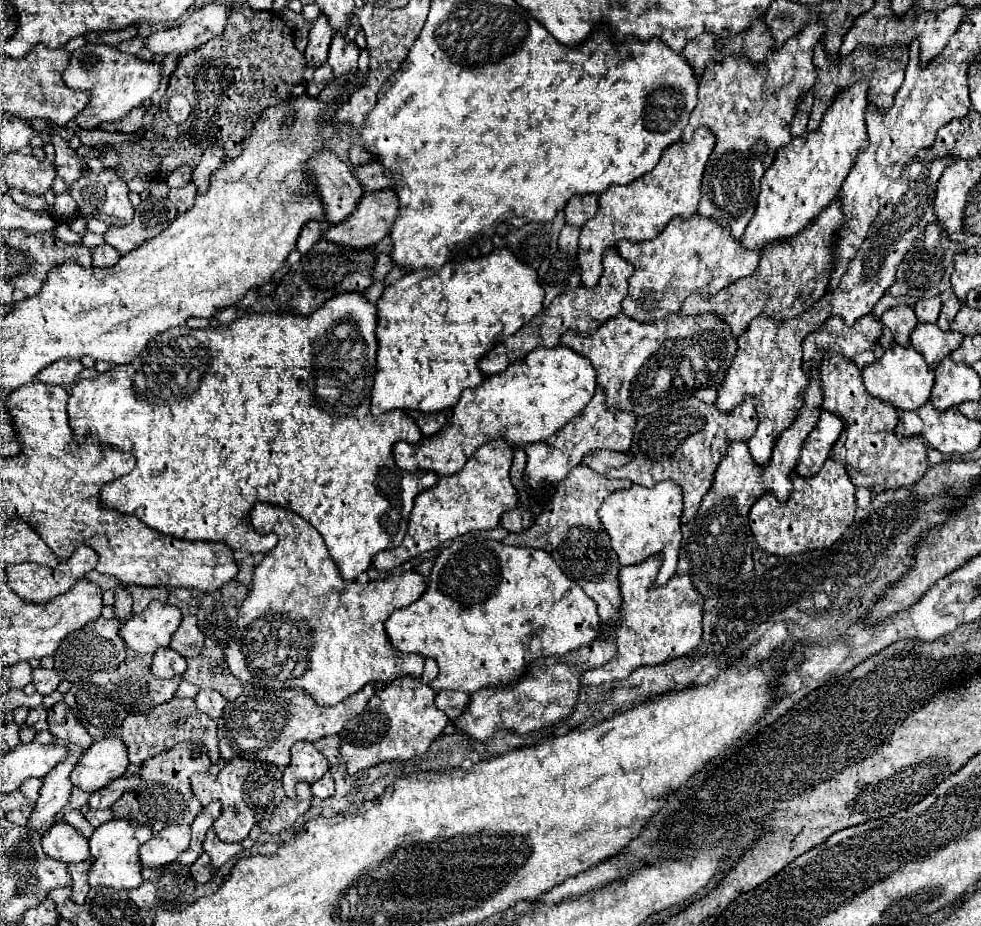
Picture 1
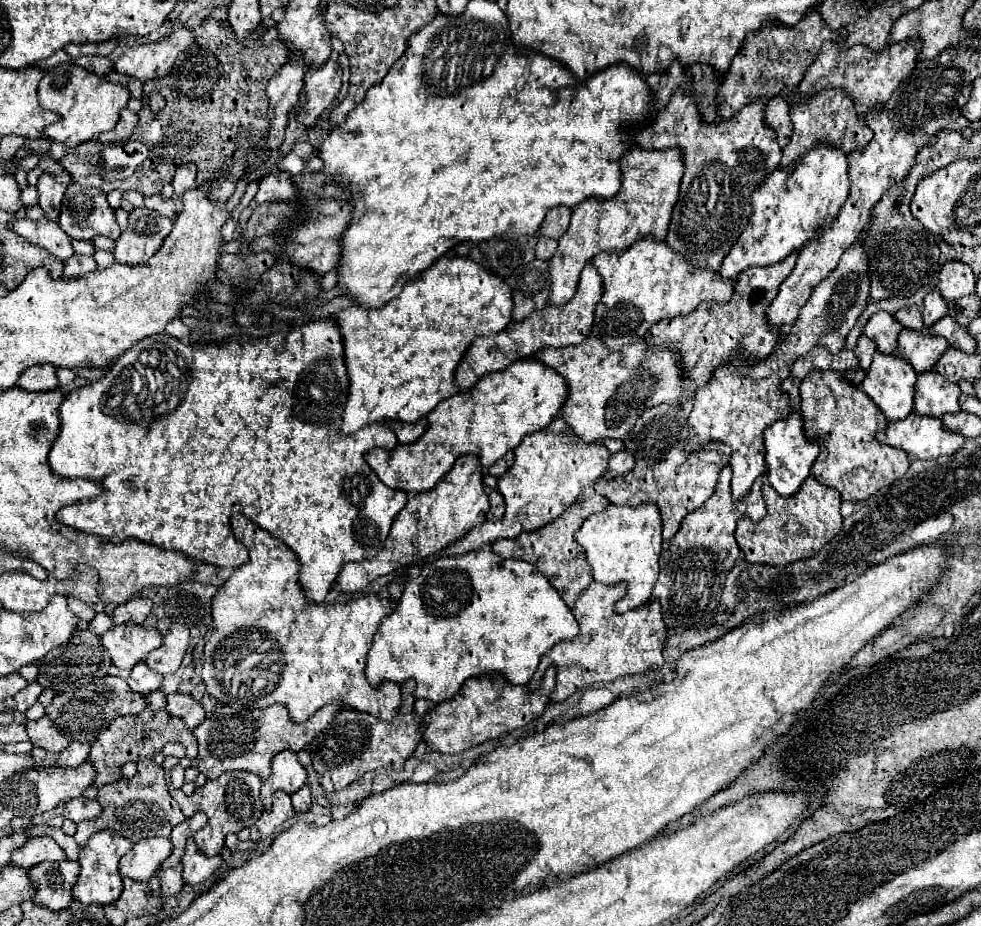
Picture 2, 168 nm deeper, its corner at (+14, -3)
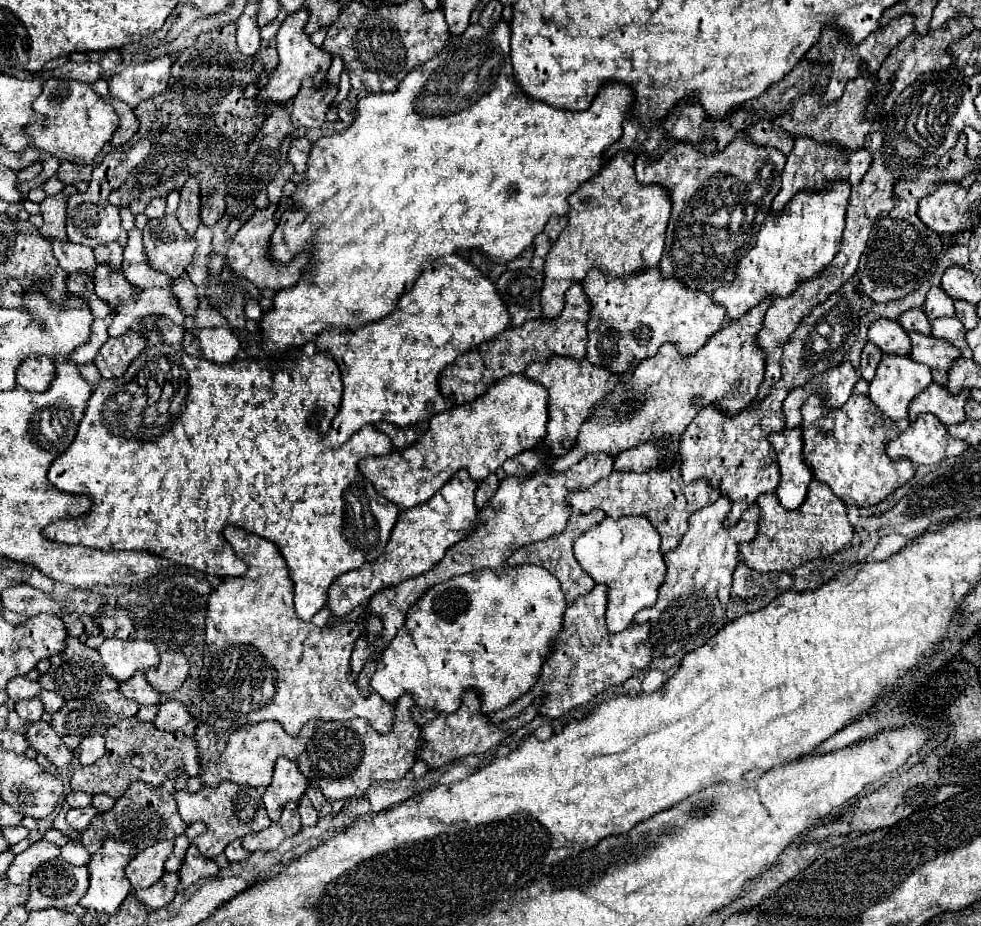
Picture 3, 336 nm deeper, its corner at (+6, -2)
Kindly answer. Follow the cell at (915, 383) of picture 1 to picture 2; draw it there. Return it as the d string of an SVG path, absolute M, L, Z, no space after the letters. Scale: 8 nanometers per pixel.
M875 352L873 364L867 370L867 374L861 382L861 388L877 404L877 408L885 414L885 418L889 422L895 422L895 420L903 420L911 414L913 398L915 398L915 382L917 382L917 374L909 362L905 362L897 356Z

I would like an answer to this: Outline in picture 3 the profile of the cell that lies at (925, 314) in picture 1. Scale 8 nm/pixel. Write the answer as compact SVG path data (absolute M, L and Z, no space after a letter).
M921 307L905 311L905 313L901 315L899 323L903 325L903 329L905 329L907 333L917 331L917 333L923 333L923 335L931 335L931 323L929 323L929 319L927 319L927 315L925 315L925 311L923 311Z

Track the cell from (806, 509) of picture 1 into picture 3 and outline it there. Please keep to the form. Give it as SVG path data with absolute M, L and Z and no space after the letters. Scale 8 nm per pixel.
M811 481L809 495L797 511L785 511L775 495L761 495L761 499L757 499L757 507L761 513L757 535L753 541L739 545L745 565L757 573L791 571L811 559L839 551L853 539L853 527L847 521L845 503L821 481Z

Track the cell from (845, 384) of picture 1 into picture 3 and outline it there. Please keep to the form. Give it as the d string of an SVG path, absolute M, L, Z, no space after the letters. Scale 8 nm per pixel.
M853 393L839 409L827 409L823 407L819 395L811 395L801 407L801 413L803 461L809 465L813 477L827 483L845 505L877 505L913 477L915 471L909 461L893 463L885 453L885 445L901 431L893 419L889 419L883 411L877 411L867 395Z

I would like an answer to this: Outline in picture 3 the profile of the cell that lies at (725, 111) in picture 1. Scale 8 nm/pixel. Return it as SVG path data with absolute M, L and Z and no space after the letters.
M737 133L735 141L725 151L717 151L709 157L695 151L689 143L675 143L661 161L649 161L643 153L635 159L635 177L641 185L661 185L671 199L671 219L667 227L665 253L659 261L661 277L675 277L689 289L713 293L717 287L735 279L735 269L741 257L745 257L757 243L759 227L765 223L769 207L777 191L781 189L781 171L785 155L779 151L757 151L749 147L745 133Z

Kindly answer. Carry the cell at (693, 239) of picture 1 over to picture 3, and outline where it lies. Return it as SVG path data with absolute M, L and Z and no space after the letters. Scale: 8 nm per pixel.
M659 267L643 271L641 275L629 275L629 279L609 279L607 275L601 275L601 271L591 271L583 281L583 291L591 305L587 321L589 343L585 359L593 365L605 367L613 375L633 371L639 361L657 355L663 343L673 343L681 357L689 357L699 351L701 345L705 345L707 339L711 339L727 321L725 311L721 311L721 307L713 303L711 295L687 289L677 283L677 279L661 279Z

